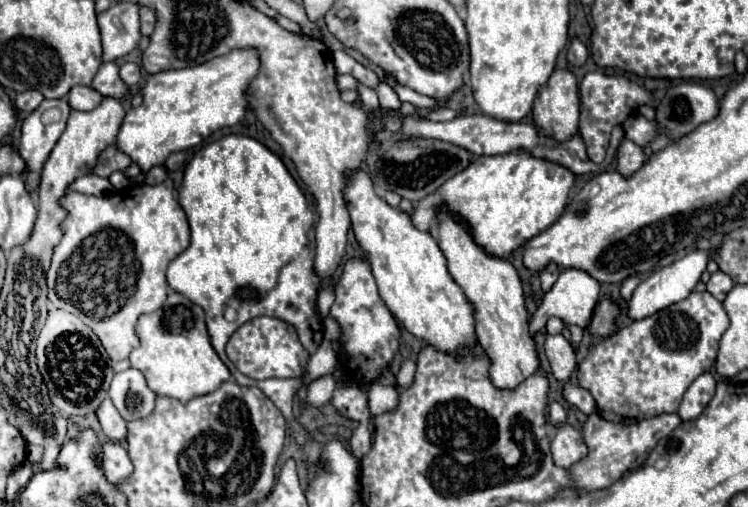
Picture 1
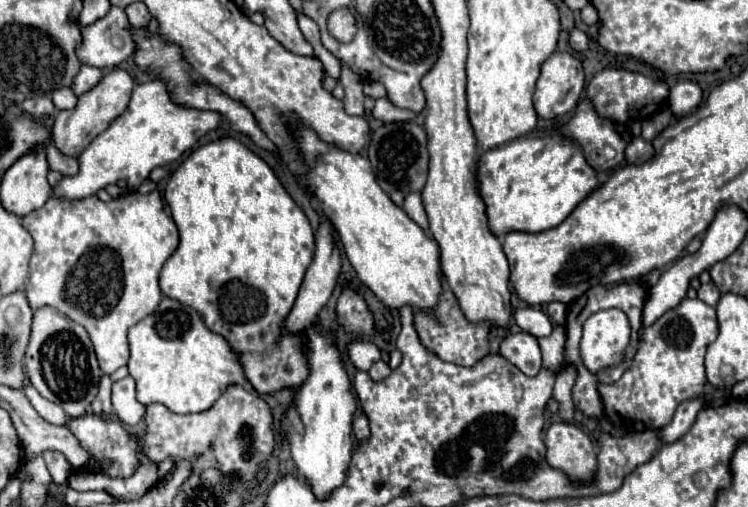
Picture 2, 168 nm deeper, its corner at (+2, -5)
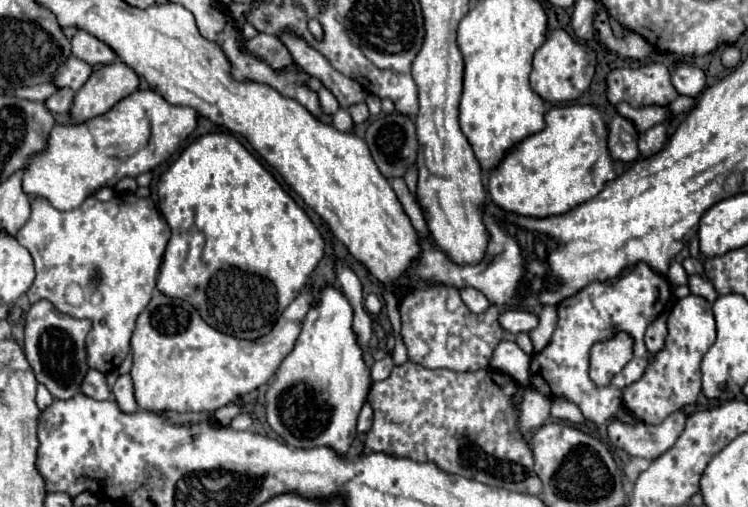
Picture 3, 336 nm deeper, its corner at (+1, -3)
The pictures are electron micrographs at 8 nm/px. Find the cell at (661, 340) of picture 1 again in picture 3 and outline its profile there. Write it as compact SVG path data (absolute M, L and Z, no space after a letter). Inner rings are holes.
M685 296L677 300L667 320L667 340L663 352L653 356L645 376L623 392L625 408L645 424L659 424L669 414L693 404L701 392L701 358L715 340L715 320L711 304L701 296Z

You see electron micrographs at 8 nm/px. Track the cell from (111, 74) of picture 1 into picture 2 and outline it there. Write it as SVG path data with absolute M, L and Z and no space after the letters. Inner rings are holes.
M82 66L78 76L74 78L74 84L72 84L72 90L76 96L92 90L100 80L102 80L102 70L100 68L94 68L94 66Z

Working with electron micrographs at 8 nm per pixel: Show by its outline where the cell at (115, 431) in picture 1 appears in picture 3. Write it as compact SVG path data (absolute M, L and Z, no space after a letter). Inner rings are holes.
M89 370L81 382L81 392L85 396L93 396L95 400L107 400L111 396L105 374L97 372L97 370Z

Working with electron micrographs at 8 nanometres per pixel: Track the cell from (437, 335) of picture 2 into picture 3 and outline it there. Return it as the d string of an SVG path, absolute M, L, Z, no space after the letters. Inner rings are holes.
M415 288L399 298L401 340L411 362L425 368L447 368L455 372L477 372L489 366L491 354L501 342L503 328L497 324L497 306L485 314L473 314L461 300L457 288Z

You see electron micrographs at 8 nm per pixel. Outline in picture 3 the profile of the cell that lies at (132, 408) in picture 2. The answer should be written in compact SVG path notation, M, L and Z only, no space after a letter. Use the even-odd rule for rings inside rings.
M123 374L117 378L117 382L113 386L113 396L115 396L117 404L121 404L123 412L135 412L137 410L137 402L133 396L133 380L129 374Z

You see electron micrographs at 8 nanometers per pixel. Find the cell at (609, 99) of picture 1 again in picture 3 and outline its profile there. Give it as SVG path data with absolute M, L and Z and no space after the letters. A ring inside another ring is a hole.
M653 62L649 66L631 70L617 68L607 76L609 102L629 102L633 108L661 104L667 106L677 98L677 90L671 84L671 74L665 64Z

